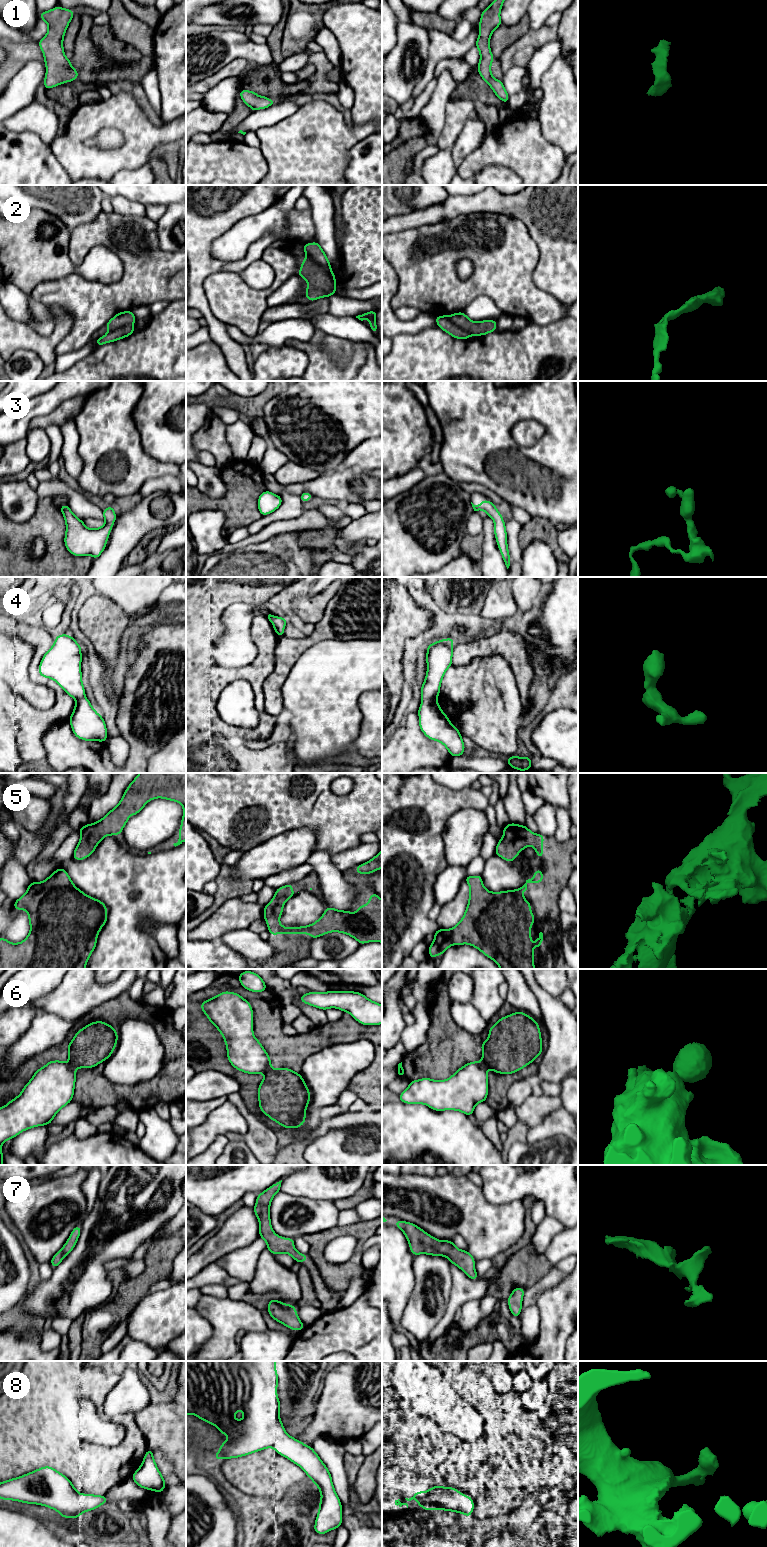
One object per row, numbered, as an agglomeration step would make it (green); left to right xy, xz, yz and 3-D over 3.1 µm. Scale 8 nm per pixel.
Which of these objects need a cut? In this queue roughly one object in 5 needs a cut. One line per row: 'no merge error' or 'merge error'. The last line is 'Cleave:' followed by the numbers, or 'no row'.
1: no merge error
2: merge error
3: no merge error
4: no merge error
5: no merge error
6: merge error
7: no merge error
8: no merge error
Cleave: 2, 6

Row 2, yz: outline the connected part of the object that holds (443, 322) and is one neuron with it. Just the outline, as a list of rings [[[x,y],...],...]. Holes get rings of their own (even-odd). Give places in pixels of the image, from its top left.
[[[436,316],[435,320],[439,328],[450,334],[456,339],[469,339],[471,334],[457,325],[455,325],[451,320],[450,316]]]

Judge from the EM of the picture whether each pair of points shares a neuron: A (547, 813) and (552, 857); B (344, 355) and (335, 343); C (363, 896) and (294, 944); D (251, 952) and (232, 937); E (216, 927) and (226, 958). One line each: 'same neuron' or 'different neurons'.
A: different neurons
B: same neuron
C: same neuron
D: same neuron
E: different neurons

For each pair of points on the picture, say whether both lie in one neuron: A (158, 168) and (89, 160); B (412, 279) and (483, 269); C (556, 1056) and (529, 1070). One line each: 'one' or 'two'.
A: two
B: one
C: two

